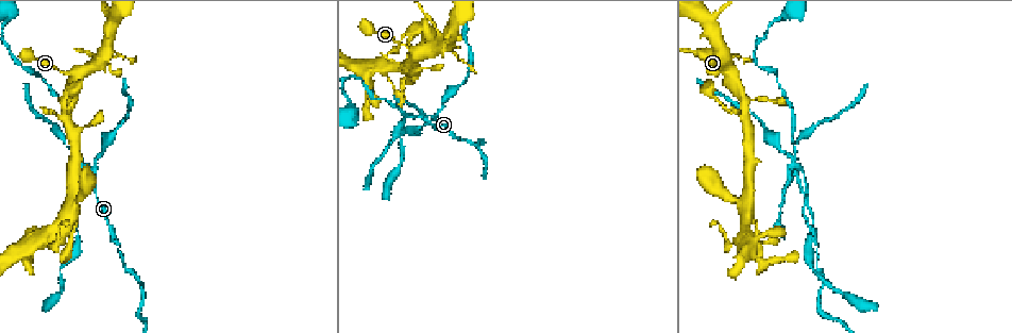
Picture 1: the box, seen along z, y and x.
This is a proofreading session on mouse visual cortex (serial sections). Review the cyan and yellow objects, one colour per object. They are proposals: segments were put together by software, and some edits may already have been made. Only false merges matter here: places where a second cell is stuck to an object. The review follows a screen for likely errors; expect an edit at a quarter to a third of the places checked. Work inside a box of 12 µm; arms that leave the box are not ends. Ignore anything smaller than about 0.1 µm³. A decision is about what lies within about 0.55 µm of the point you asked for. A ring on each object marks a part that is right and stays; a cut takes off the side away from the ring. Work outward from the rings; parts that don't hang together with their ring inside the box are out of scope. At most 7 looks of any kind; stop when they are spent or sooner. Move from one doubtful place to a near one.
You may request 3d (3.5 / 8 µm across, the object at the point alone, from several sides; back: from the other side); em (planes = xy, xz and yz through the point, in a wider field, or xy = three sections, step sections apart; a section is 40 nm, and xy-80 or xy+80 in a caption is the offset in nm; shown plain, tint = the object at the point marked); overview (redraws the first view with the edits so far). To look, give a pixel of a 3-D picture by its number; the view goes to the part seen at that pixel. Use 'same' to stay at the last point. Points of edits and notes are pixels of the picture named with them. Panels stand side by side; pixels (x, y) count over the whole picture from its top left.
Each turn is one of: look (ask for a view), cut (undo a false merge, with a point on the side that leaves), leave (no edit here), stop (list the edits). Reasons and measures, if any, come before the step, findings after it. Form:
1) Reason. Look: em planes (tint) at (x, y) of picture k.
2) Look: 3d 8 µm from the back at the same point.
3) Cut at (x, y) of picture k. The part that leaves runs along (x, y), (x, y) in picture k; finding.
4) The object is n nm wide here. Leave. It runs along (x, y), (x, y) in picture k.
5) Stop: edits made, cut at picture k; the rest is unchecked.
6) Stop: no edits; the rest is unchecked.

Thick turns thin. Look: 3d 3.5 µm at (64, 112) of picture 1.

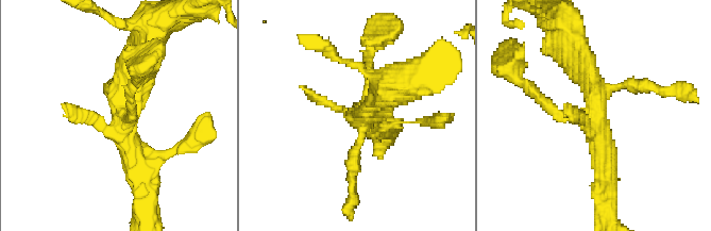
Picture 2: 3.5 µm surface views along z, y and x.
Now the EM. Look: em xy step 5 (tint) at (594, 115) of picture 2.

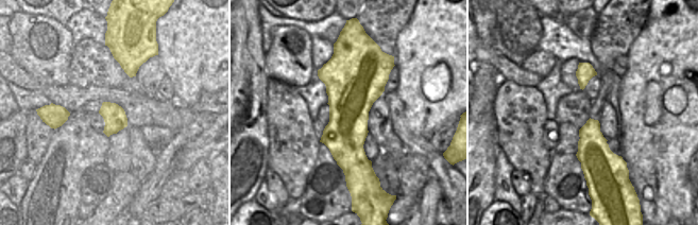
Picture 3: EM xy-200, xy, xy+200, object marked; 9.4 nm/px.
Leave. It runs along (573, 54), (595, 87), (606, 182) in picture 2; all the same cell.

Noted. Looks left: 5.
Four-way junction. Look: 3d 3.5 µm at (85, 164) of picture 1.

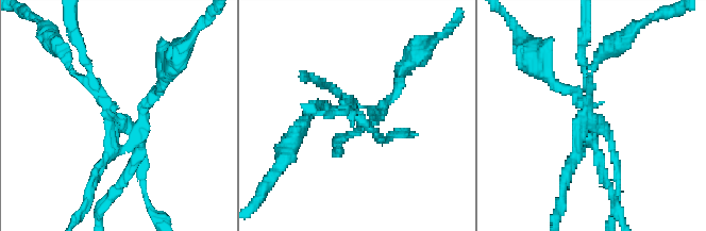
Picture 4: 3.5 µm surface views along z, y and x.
Cut at (131, 165) of picture 4. Two cells meet here.

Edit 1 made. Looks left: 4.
Redraw. Look: overview.

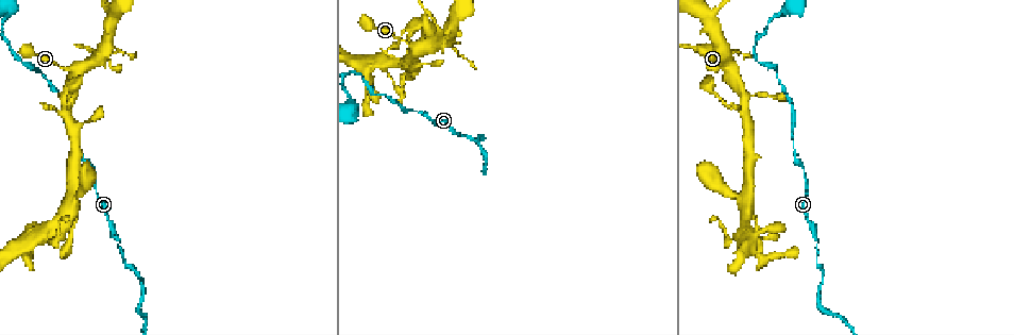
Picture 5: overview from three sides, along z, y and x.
Abrupt turn. Look: 3d 3.5 µm at (748, 196) of picture 5.

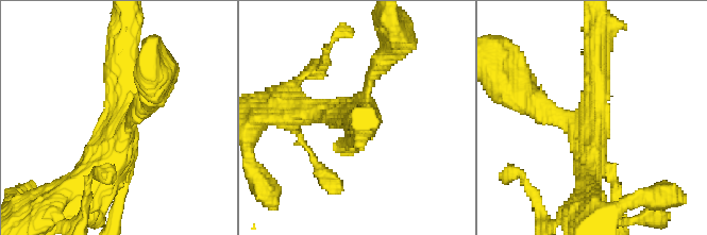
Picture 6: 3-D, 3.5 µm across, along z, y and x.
3 arms meet here; the arms are 200, 400, 450 nm wide; now the EM. Look: em xy step 5 (tint) at (592, 116) of picture 6.

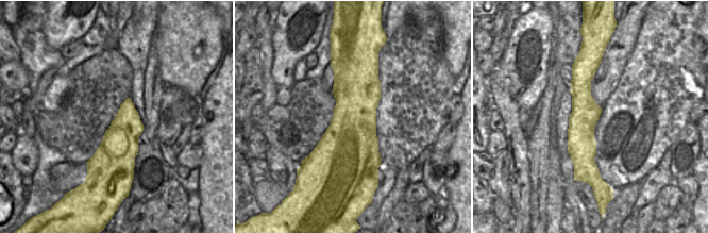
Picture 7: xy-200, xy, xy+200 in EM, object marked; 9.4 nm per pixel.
Leave. It runs along (124, 45), (115, 152), (88, 179) in picture 6; one cell here.

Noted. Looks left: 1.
Stop: edits made, cut at picture 4; the rest is unchecked.

